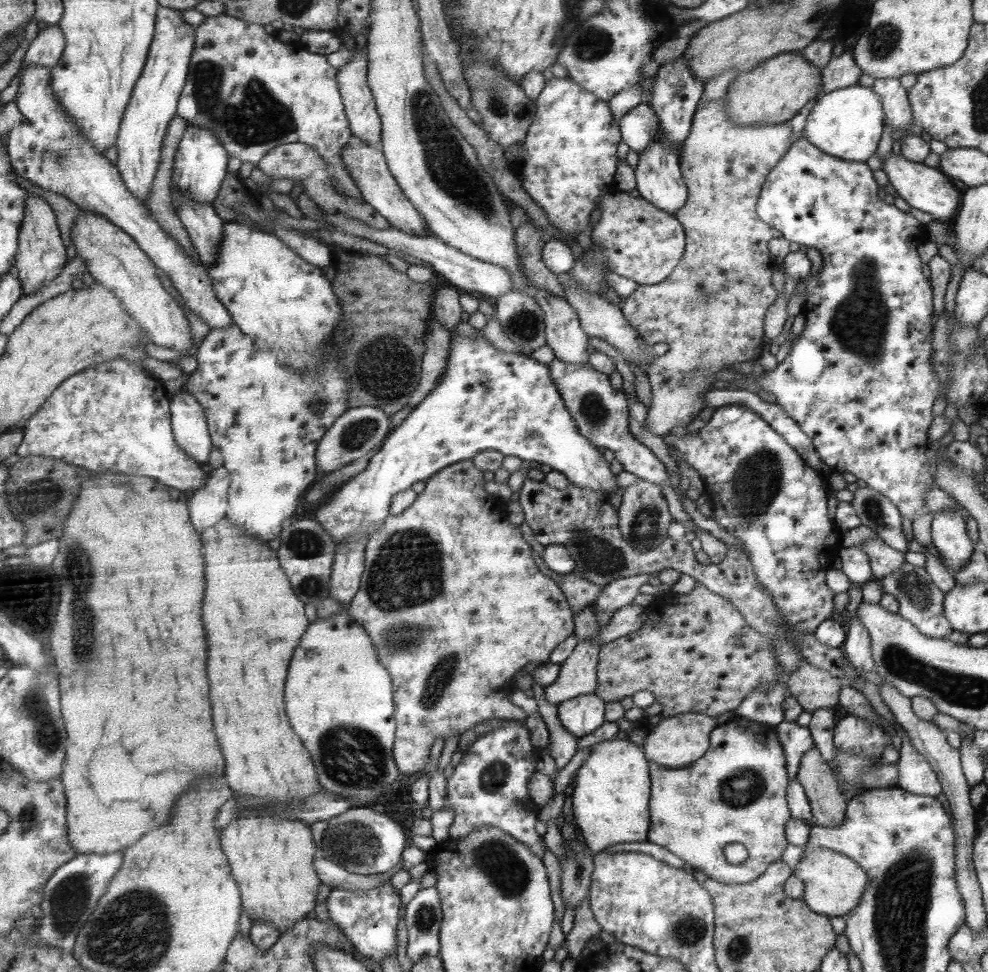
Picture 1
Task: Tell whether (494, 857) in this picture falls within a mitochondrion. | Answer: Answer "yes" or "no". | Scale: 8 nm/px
yes

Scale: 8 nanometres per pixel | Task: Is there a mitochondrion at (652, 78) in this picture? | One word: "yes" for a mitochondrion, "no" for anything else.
no

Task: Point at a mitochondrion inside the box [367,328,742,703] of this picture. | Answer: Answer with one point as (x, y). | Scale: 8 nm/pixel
(605, 560)

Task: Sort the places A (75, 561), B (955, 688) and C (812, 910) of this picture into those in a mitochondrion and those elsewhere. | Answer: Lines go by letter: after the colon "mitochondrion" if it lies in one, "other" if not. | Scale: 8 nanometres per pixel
A: mitochondrion
B: mitochondrion
C: other

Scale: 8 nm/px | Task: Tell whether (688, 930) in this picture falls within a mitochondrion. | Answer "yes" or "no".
yes

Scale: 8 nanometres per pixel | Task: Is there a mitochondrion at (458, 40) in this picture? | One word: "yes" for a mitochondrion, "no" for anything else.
no

